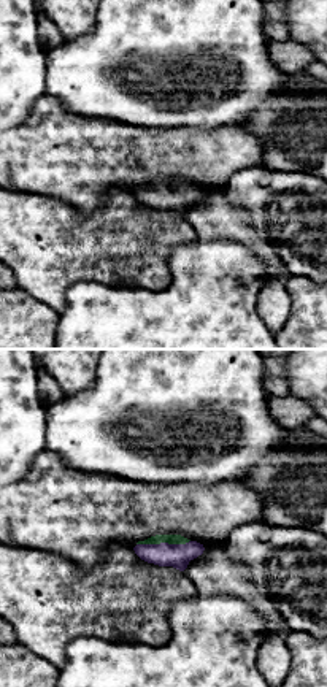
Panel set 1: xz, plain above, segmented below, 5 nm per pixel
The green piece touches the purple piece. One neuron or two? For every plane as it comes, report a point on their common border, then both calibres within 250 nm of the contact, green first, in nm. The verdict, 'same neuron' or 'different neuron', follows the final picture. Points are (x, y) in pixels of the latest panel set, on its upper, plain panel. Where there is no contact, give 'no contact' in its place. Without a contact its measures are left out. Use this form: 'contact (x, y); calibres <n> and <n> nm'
contact (162, 186); calibres 50 and 130 nm

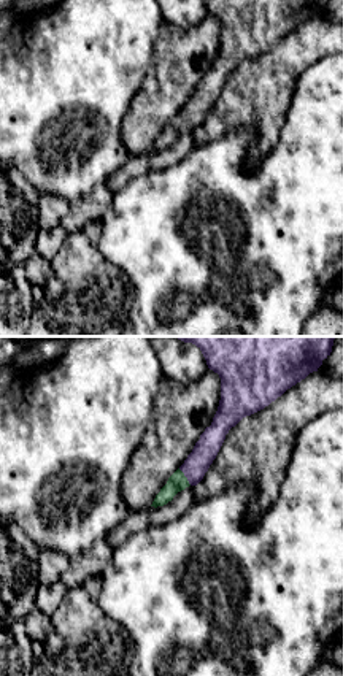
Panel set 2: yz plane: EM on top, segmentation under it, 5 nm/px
contact (184, 121); calibres 90 and 120 nm

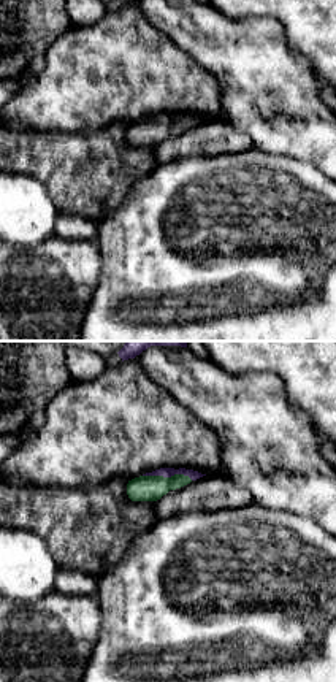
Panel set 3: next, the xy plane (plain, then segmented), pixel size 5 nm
contact (168, 122); calibres 130 and 50 nm

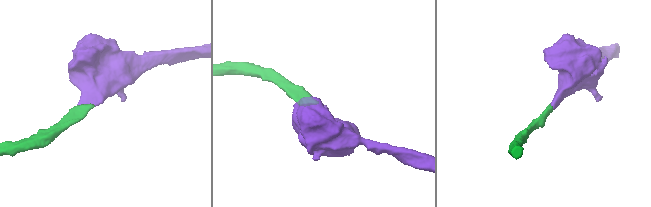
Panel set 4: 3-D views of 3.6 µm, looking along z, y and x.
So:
same neuron

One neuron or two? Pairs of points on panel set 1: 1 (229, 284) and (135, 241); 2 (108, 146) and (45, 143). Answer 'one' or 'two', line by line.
1: two
2: one

